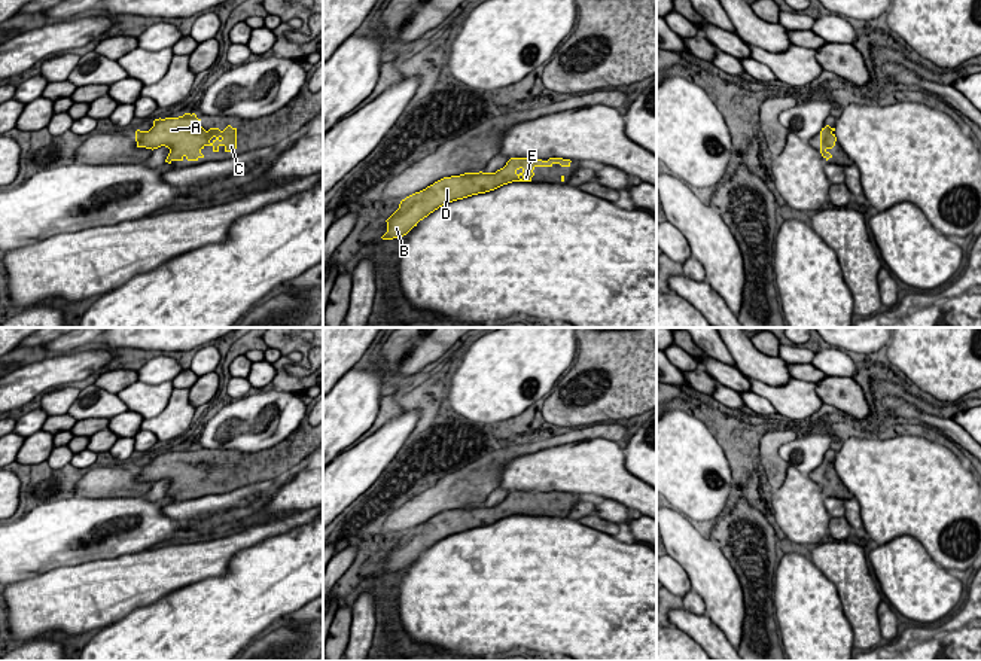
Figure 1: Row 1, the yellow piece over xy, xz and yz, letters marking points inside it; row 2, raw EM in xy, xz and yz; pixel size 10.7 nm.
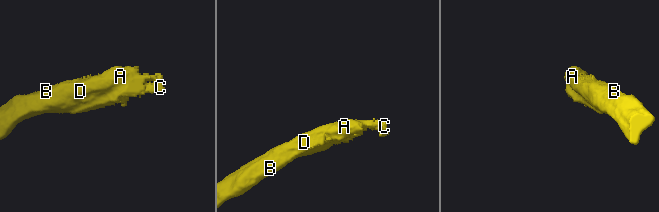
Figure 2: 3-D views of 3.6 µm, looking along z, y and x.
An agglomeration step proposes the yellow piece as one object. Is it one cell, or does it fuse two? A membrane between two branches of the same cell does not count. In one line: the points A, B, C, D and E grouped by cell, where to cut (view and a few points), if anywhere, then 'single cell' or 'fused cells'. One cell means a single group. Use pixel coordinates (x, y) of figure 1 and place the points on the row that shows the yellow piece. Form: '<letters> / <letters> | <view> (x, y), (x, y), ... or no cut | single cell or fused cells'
A B C D E | no cut | single cell

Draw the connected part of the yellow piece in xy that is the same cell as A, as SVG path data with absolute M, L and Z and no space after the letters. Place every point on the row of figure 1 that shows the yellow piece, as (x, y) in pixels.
M185 113L179 118L155 119L149 131L135 131L137 147L158 149L165 146L170 153L165 162L173 161L198 161L204 158L201 150L211 146L213 152L219 152L223 146L225 152L237 149L237 128L228 125L223 131L210 128L205 131L201 127L201 119L195 113Z

